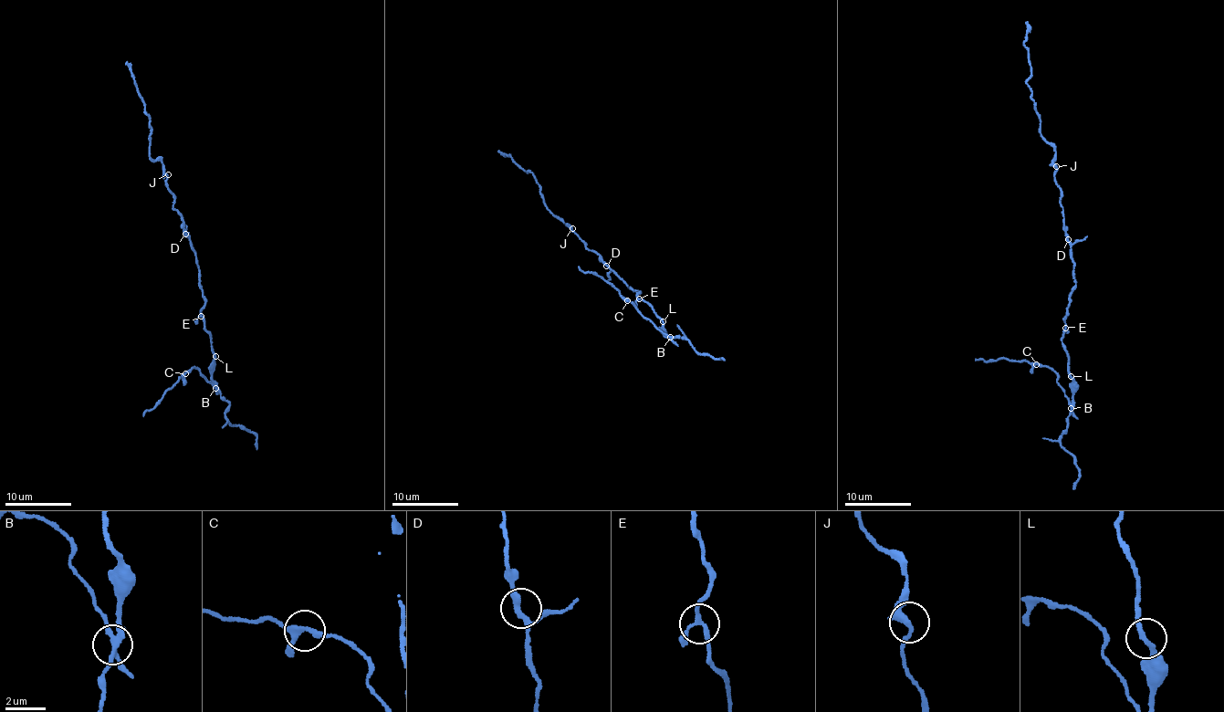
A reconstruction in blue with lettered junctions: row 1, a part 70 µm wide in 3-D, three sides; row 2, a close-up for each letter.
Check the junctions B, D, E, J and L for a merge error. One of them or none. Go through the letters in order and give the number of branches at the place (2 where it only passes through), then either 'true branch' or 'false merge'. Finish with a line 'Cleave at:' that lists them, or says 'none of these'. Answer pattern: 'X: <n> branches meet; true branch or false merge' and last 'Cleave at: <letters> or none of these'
B: 4 branches meet; false merge
D: 3 branches meet; true branch
E: 3 branches meet; true branch
J: 2 branches meet; true branch
L: 2 branches meet; true branch
Cleave at: B

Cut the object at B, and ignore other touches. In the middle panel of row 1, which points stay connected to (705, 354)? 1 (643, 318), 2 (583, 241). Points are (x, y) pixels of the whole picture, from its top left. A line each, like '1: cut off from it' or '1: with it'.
1: cut off from it
2: with it

